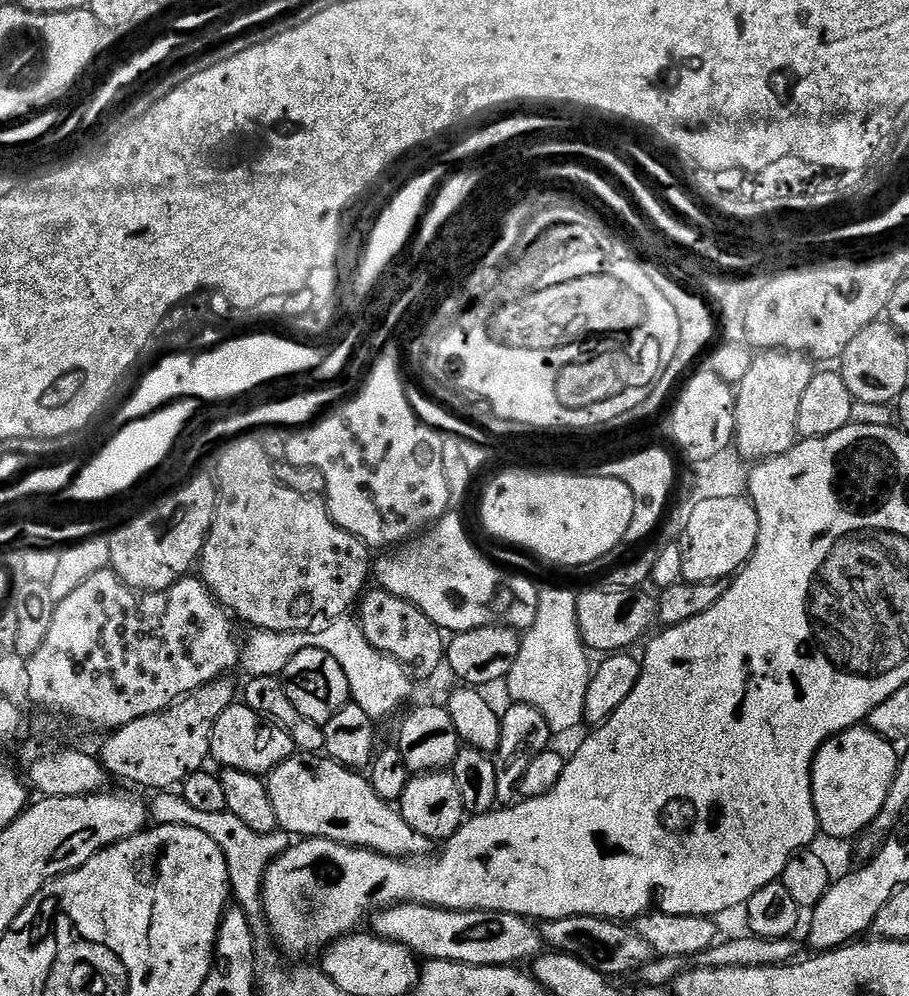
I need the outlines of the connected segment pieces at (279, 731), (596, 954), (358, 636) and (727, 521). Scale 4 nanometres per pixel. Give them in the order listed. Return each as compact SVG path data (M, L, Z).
M243 702L231 704L226 714L214 722L211 759L217 760L221 769L249 772L250 775L264 778L297 752L286 729L248 708Z
M571 916L570 918L558 918L557 920L545 920L539 925L540 937L551 951L565 952L567 956L579 956L594 970L609 978L624 976L627 972L639 973L642 966L646 966L654 958L650 942L642 938L636 932L635 927L618 920L605 920L603 916Z
M341 618L325 623L323 626L317 627L310 632L271 632L265 628L249 631L248 644L242 648L242 668L248 671L249 677L255 676L275 676L279 677L286 670L286 666L290 662L290 658L294 658L294 654L298 654L307 648L317 648L318 650L326 650L326 654L330 654L330 658L334 658L334 662L338 662L338 666L342 666L342 674L346 674L346 682L348 683L348 694L351 703L362 706L362 710L366 710L366 714L372 721L381 722L408 695L412 692L412 680L409 669L384 652L379 652L366 638L366 634L360 628L359 623L355 619Z
M713 498L691 505L684 533L678 537L682 554L683 583L728 580L747 564L758 542L758 514L751 499Z

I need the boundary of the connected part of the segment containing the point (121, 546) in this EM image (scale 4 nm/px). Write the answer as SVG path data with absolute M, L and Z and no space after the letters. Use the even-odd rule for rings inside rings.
M197 475L176 493L165 495L155 508L149 508L136 519L115 529L107 537L111 569L138 592L165 592L185 579L199 561L200 553L216 513L216 485L213 477Z

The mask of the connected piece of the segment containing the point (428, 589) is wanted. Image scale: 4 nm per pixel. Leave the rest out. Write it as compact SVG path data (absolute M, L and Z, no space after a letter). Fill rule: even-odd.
M456 510L448 511L420 535L379 556L372 566L375 583L418 607L445 633L474 631L488 625L526 630L538 614L540 588L524 576L495 568L472 545Z

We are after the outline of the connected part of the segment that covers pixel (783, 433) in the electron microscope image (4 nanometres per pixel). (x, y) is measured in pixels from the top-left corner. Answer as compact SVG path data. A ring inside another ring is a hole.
M764 350L753 359L750 370L735 389L734 447L745 461L769 460L778 454L786 454L786 450L797 443L798 405L802 403L802 393L810 386L813 375L813 361L799 352Z

